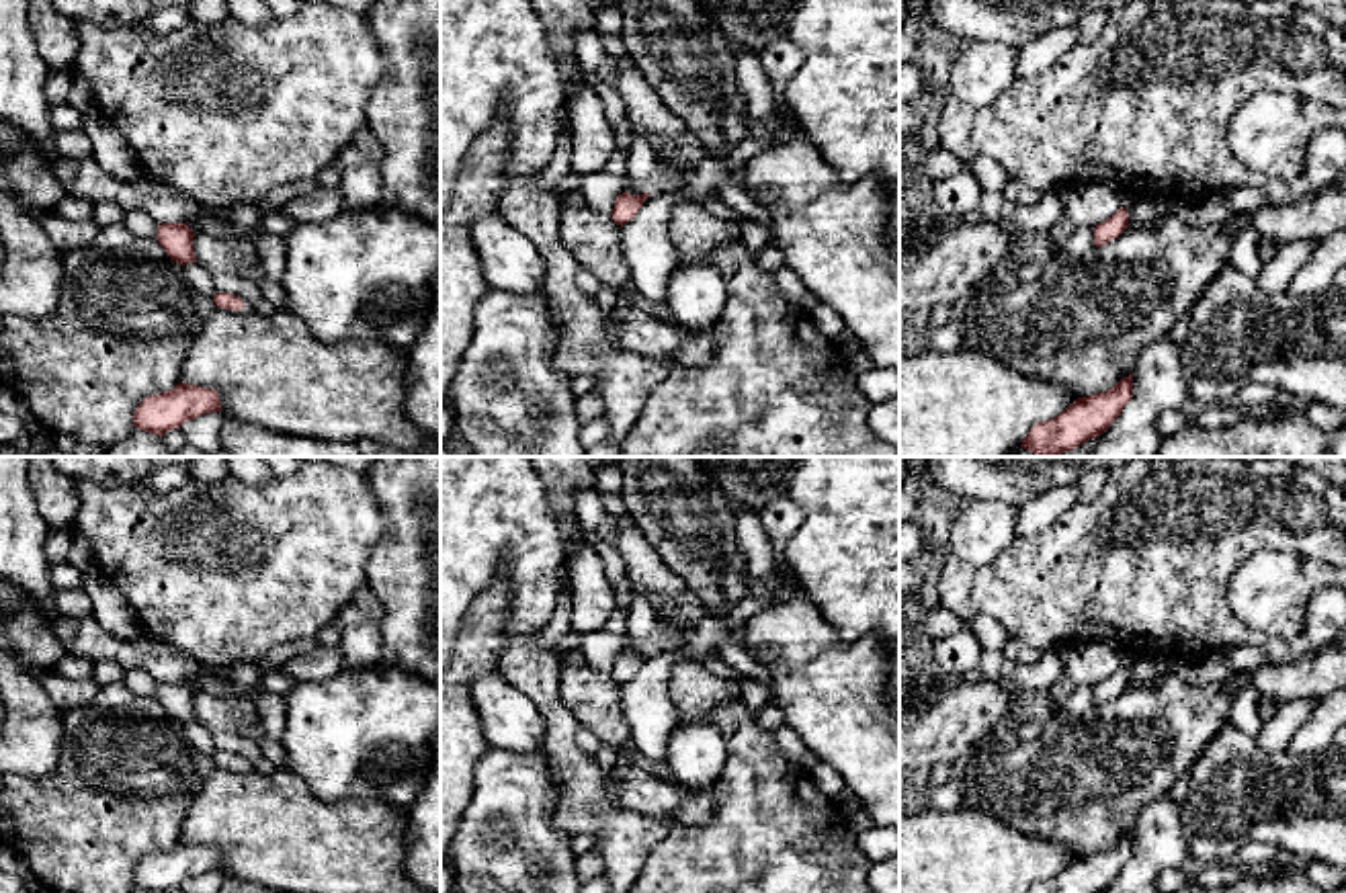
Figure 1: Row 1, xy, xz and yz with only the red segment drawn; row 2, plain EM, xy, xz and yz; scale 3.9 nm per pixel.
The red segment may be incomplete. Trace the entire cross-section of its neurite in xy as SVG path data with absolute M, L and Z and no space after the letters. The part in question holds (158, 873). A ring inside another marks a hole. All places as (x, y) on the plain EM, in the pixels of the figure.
M178 842L170 850L145 856L133 873L133 885L152 893L166 893L211 870L221 873L215 848Z

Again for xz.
M623 651L623 653L619 653L615 660L615 668L611 672L613 680L621 686L625 682L629 682L639 672L639 668L643 666L647 653L649 651L643 651L643 653Z

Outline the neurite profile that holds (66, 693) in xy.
M57 672L39 674L39 680L61 713L86 705L100 688L94 680L78 682Z

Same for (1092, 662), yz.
M1108 641L1076 643L1065 649L1063 676L1053 684L1051 696L1059 707L1078 684L1092 684L1106 680L1123 666L1123 651Z

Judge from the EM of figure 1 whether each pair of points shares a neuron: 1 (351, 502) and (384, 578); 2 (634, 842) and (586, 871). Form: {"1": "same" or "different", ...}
{"1": "different", "2": "different"}

